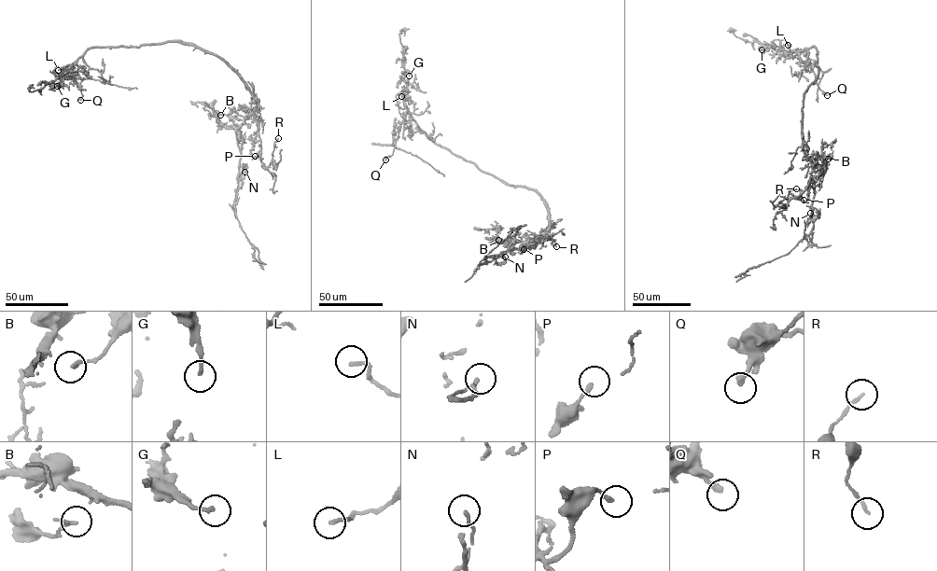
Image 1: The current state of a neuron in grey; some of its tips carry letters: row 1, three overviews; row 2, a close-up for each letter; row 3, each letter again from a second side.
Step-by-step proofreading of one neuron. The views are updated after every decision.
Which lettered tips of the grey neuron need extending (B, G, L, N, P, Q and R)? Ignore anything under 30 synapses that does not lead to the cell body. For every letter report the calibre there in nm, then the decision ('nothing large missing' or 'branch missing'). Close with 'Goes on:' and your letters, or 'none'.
B: calibre 120 nm; nothing large missing
G: calibre 170 nm; nothing large missing
L: calibre 150 nm; nothing large missing
N: calibre 130 nm; nothing large missing
P: calibre 190 nm; nothing large missing
Q: calibre 240 nm; nothing large missing
R: calibre 120 nm; nothing large missing
Goes on: none

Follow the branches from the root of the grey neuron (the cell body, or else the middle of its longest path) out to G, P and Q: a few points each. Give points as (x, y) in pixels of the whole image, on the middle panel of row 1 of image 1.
G: (539, 195), (524, 187), (505, 184), (432, 141), (404, 102), (406, 83), (400, 76), (405, 70), (409, 76)
P: (539, 195), (548, 213), (549, 227), (534, 247), (524, 248), (519, 252), (524, 249)
Q: (539, 195), (524, 187), (505, 184), (437, 145), (410, 113), (401, 123), (392, 154), (385, 160)

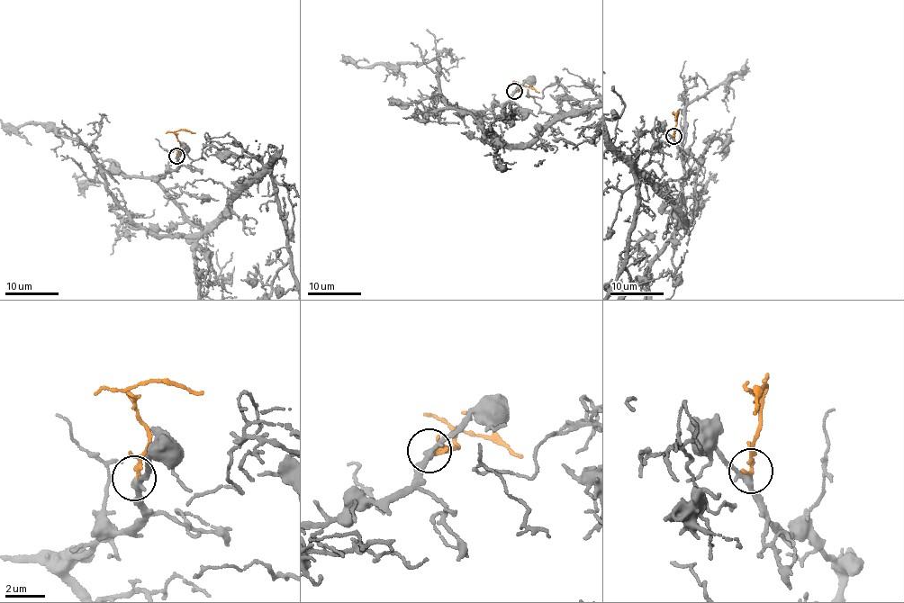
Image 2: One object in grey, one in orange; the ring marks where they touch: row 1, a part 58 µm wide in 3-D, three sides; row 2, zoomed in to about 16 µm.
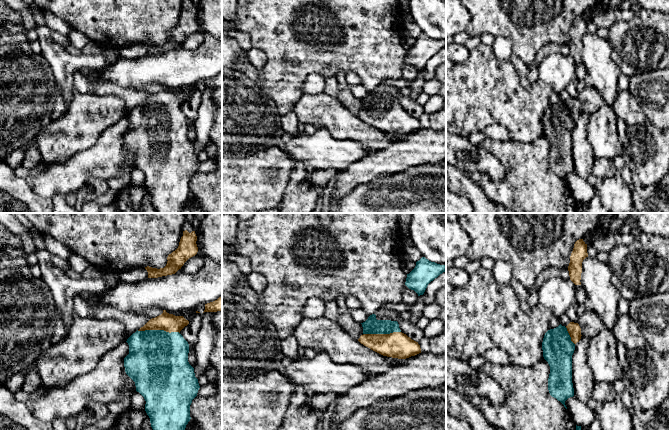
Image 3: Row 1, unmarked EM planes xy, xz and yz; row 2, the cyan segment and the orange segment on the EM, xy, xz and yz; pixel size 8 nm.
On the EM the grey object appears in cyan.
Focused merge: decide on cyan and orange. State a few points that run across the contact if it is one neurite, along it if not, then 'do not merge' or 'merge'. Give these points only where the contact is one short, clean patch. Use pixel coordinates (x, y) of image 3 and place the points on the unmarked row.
line xy (157, 137), (158, 106), (168, 98); merge

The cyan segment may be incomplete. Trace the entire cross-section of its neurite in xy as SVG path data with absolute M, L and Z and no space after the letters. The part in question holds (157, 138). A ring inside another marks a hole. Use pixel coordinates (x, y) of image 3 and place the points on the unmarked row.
M166 86L150 95L128 115L129 130L124 134L126 150L135 158L136 167L145 175L145 187L157 213L184 213L186 201L190 197L190 181L200 164L194 144L188 138L189 120L180 107L189 100L183 92L169 90Z

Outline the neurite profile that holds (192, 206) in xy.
M192 195L186 201L184 213L203 213L198 201Z

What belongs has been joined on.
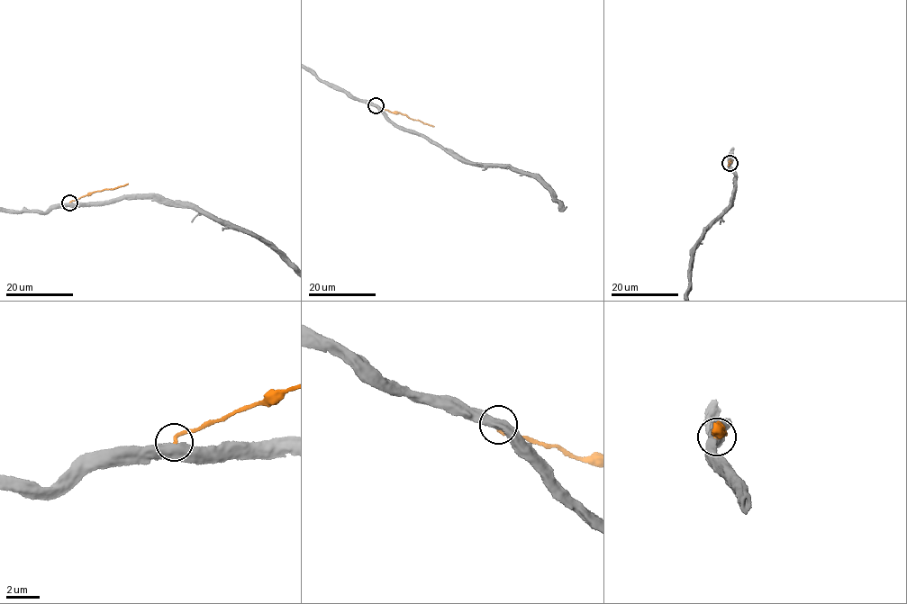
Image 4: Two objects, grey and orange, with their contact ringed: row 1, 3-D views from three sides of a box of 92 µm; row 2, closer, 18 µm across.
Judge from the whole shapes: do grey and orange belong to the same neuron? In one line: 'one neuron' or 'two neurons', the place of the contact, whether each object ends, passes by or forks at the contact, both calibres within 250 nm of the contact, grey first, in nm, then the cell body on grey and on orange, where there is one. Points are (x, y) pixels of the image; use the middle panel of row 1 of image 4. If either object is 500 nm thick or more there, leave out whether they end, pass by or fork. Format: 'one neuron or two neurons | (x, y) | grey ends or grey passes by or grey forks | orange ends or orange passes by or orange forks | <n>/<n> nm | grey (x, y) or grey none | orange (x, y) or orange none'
two neurons | (376, 105) | 550/240 nm | grey none | orange none

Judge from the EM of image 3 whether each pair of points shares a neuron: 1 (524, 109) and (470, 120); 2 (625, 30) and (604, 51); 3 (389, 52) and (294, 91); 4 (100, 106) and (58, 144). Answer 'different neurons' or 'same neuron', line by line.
1: same neuron
2: different neurons
3: same neuron
4: same neuron

